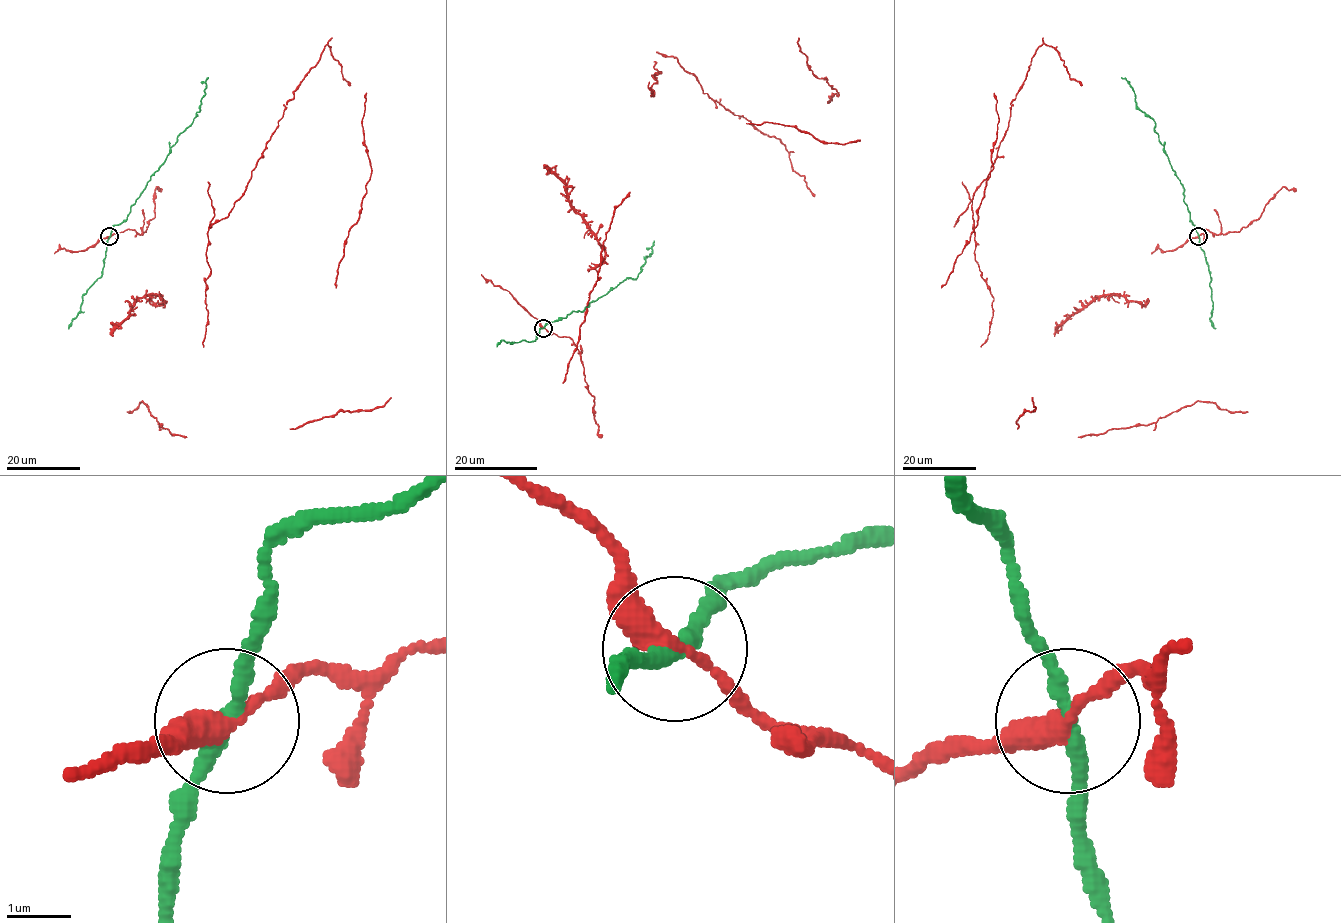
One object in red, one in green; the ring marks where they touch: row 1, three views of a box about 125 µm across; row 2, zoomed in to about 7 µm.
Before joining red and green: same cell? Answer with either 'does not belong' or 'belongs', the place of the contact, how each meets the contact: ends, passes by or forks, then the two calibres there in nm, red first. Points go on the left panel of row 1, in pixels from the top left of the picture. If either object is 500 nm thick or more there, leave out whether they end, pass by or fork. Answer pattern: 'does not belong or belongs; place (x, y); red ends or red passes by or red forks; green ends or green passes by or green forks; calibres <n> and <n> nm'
does not belong; place (109, 236); red passes by; green passes by; calibres 320 and 200 nm

